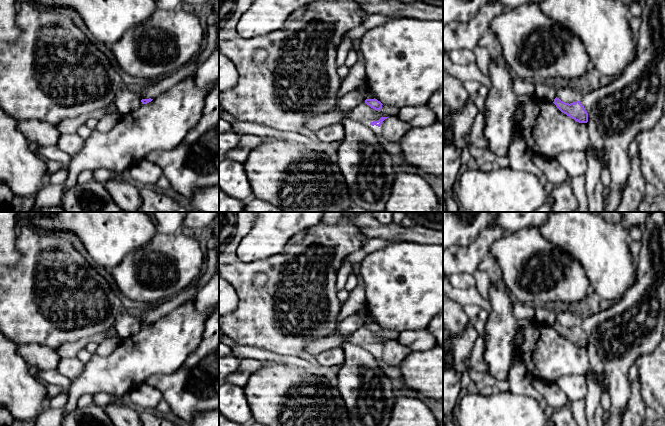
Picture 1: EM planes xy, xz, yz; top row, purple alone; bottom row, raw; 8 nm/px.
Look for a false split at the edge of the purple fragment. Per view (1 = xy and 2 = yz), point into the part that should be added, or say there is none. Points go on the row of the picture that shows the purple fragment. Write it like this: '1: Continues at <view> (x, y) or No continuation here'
1: No continuation here
2: No continuation here

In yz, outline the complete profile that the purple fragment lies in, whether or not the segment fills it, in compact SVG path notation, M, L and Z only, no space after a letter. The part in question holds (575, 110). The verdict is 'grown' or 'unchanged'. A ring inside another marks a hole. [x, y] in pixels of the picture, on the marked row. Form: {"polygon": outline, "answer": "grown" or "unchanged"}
{"polygon": "M556 97L553 103L562 113L566 114L575 121L579 123L588 122L588 113L585 110L584 106L580 103L580 101L569 104L561 101L559 98Z", "answer": "unchanged"}

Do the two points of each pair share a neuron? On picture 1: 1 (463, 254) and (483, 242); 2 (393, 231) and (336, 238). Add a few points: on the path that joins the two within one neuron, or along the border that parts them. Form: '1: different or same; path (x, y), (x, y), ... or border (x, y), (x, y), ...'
1: same; path (468, 254), (471, 254), (478, 247)
2: different; border (351, 222), (368, 238)

